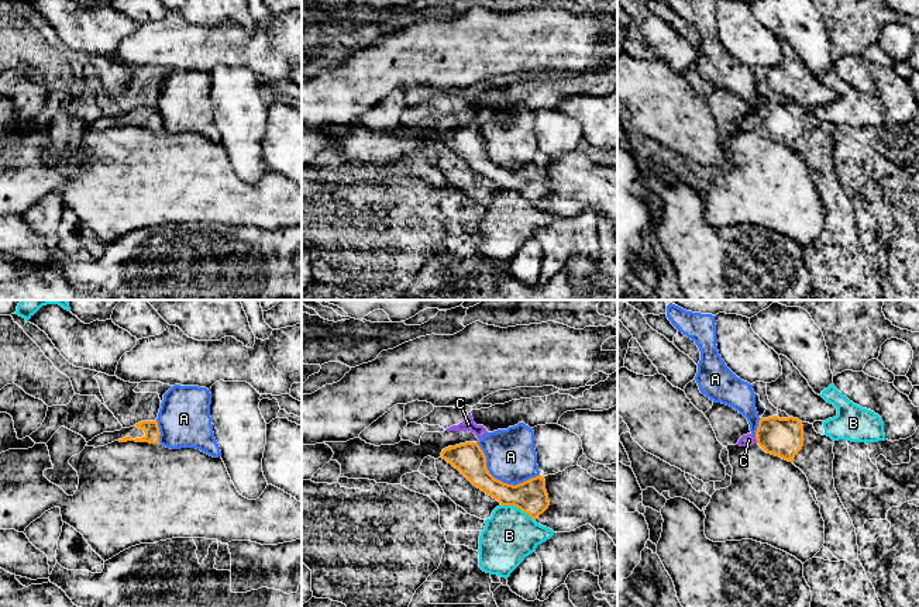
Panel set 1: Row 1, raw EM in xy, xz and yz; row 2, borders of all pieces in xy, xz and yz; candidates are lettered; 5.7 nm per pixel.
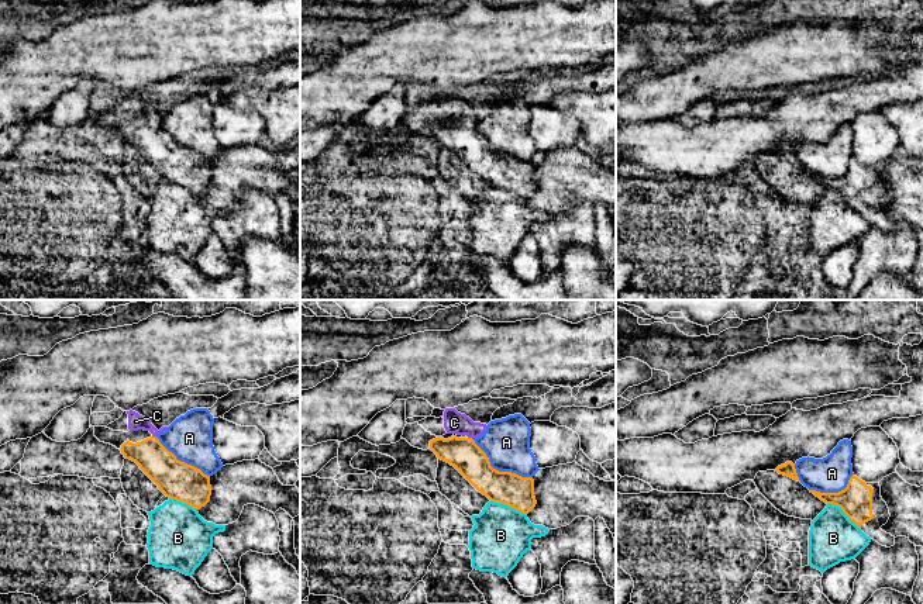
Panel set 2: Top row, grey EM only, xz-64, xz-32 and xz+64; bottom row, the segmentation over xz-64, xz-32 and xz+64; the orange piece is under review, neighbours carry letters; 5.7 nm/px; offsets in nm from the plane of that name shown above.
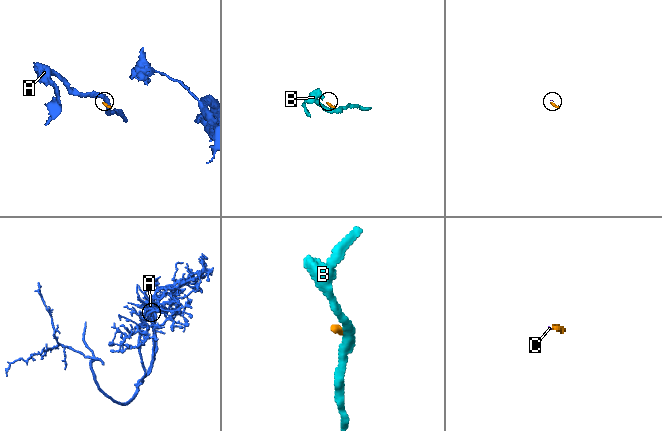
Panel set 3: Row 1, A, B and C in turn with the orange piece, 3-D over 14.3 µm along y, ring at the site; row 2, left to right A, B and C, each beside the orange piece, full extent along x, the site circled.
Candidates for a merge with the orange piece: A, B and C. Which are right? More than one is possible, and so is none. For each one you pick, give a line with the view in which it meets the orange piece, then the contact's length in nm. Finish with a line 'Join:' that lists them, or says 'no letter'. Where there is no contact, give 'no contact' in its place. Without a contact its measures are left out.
C: yz | 40 nm
Join: C

